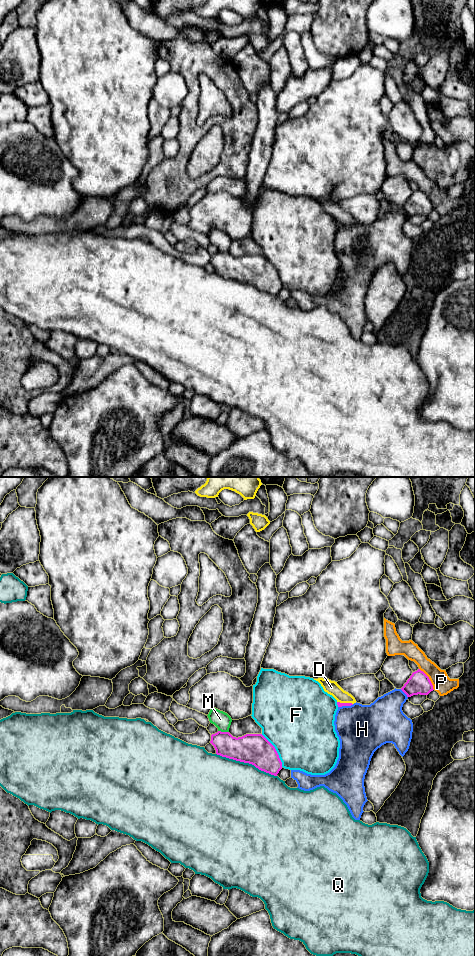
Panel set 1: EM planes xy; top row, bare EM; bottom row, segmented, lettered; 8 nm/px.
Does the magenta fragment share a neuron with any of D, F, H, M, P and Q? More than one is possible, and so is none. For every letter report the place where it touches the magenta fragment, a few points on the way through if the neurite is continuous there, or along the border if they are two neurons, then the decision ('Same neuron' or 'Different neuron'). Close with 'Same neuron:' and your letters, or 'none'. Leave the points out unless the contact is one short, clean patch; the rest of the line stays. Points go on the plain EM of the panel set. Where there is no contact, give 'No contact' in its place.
D: Touches magenta at xy (345, 223). Boundary: xy (337, 221), (352, 224). Different neuron
F: Touches magenta at xy (275, 270). Different neuron
H: Touches magenta at xy (404, 212). Different neuron
M: Touches magenta at xy (223, 252). Boundary: xy (218, 250), (228, 252). Different neuron
P: Touches magenta at xy (429, 199). Different neuron
Q: Touches magenta at xy (246, 282). Different neuron
Same neuron: none

